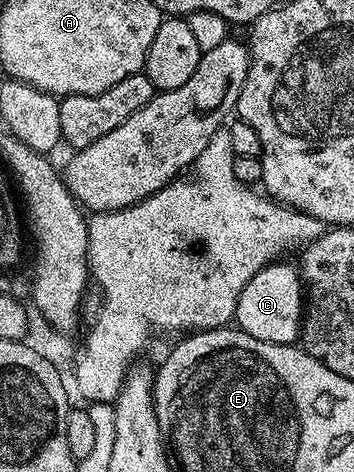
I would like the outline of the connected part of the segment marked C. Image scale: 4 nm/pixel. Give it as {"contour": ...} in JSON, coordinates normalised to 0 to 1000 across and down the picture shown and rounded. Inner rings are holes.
{"contour":[[[805,553],[771,555],[698,593],[698,610],[675,619],[675,644],[664,644],[658,672],[667,697],[698,712],[720,712],[720,720],[754,720],[766,729],[822,733],[850,712],[856,600],[847,570]]]}

